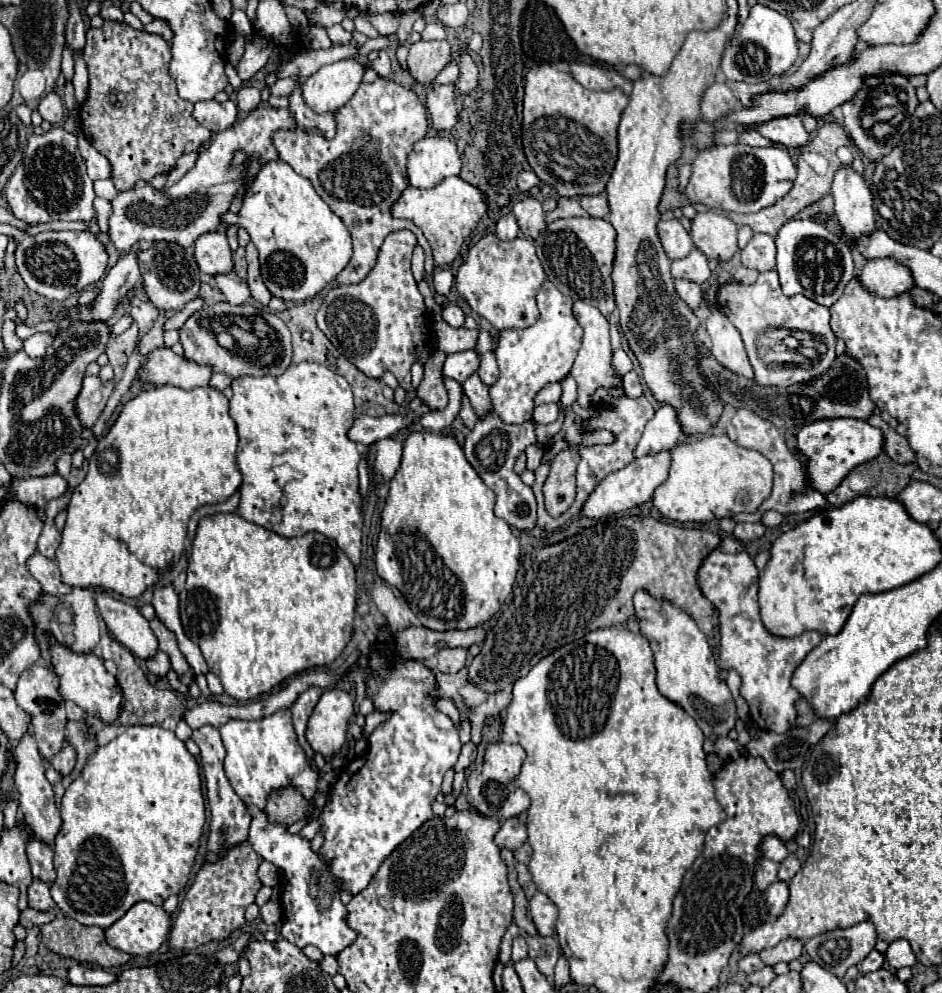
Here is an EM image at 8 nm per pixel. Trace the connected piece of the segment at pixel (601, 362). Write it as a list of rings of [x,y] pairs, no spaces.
[[[574,301],[572,313],[576,317],[576,321],[580,323],[580,327],[584,329],[584,341],[580,347],[580,355],[576,357],[570,375],[576,379],[578,383],[578,399],[576,403],[580,407],[590,407],[590,397],[598,387],[622,387],[622,375],[612,367],[612,347],[610,347],[610,333],[608,333],[608,321],[606,317],[592,305],[584,303],[584,301]]]

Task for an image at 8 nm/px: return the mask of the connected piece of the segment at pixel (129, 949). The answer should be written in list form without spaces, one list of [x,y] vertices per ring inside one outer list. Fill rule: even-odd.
[[[140,901],[128,909],[128,915],[118,919],[104,931],[110,947],[130,955],[154,953],[170,933],[170,915],[148,901]]]

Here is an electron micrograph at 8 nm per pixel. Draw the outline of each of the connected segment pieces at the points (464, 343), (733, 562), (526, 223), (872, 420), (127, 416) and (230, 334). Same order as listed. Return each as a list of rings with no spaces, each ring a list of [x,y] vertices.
[[[422,279],[418,283],[420,287],[420,293],[424,295],[426,299],[426,307],[428,307],[428,313],[430,313],[430,319],[432,319],[432,331],[434,331],[434,337],[436,337],[436,343],[438,343],[438,349],[444,351],[444,353],[456,353],[456,351],[466,351],[466,349],[474,349],[476,347],[476,339],[480,335],[480,329],[466,329],[466,327],[460,327],[460,329],[454,329],[450,327],[442,315],[440,315],[440,305],[434,301],[432,297],[432,291],[428,287],[428,283]]]
[[[718,549],[712,551],[698,571],[698,585],[720,611],[720,669],[736,669],[740,673],[740,693],[750,705],[754,723],[776,733],[790,731],[796,721],[796,701],[800,699],[790,679],[804,657],[822,641],[820,633],[810,631],[784,639],[766,631],[758,617],[758,569],[748,553],[728,555]]]
[[[526,197],[526,199],[518,201],[514,205],[512,213],[518,219],[518,227],[524,237],[536,239],[536,235],[540,235],[540,231],[544,231],[544,227],[546,227],[544,209],[542,209],[540,201],[534,197]]]
[[[870,415],[868,423],[874,425],[874,427],[878,427],[878,429],[882,429],[882,433],[884,433],[884,453],[890,459],[894,459],[898,463],[914,463],[916,461],[916,455],[910,449],[908,439],[902,437],[902,435],[898,435],[888,423],[882,421],[880,415]]]
[[[162,385],[162,387],[142,391],[134,399],[130,399],[122,407],[116,423],[110,427],[110,431],[98,441],[98,447],[88,461],[90,463],[88,475],[74,489],[70,503],[66,507],[68,519],[66,519],[66,527],[62,531],[62,543],[56,551],[56,561],[62,571],[62,583],[66,583],[70,587],[100,587],[104,591],[114,591],[124,597],[140,597],[148,587],[156,585],[160,581],[160,573],[168,571],[172,567],[172,563],[178,559],[180,551],[184,551],[188,521],[190,521],[192,513],[202,505],[222,503],[234,491],[238,491],[238,487],[242,483],[242,475],[240,475],[240,469],[236,467],[236,447],[238,447],[238,433],[236,433],[236,423],[228,415],[228,399],[220,391],[216,391],[208,385],[190,389],[190,391],[180,389],[180,387],[172,387],[172,385]]]
[[[216,303],[212,307],[204,305],[192,317],[188,317],[184,327],[180,329],[180,341],[184,347],[184,355],[190,361],[208,365],[214,373],[226,373],[232,379],[244,375],[278,377],[292,365],[290,331],[280,317],[264,307],[230,303]]]

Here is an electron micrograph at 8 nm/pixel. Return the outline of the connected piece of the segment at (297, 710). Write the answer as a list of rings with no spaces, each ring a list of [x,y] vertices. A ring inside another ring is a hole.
[[[310,687],[310,689],[304,691],[304,693],[296,699],[296,703],[290,707],[290,711],[292,711],[292,721],[294,721],[294,729],[296,729],[296,733],[298,733],[300,745],[302,745],[304,751],[306,751],[308,761],[312,761],[314,751],[312,751],[312,747],[308,745],[308,741],[306,741],[306,737],[304,737],[304,731],[306,731],[308,717],[312,715],[312,711],[314,711],[314,707],[316,707],[316,703],[318,703],[318,699],[320,699],[322,693],[324,693],[324,691],[322,691],[320,687]]]

